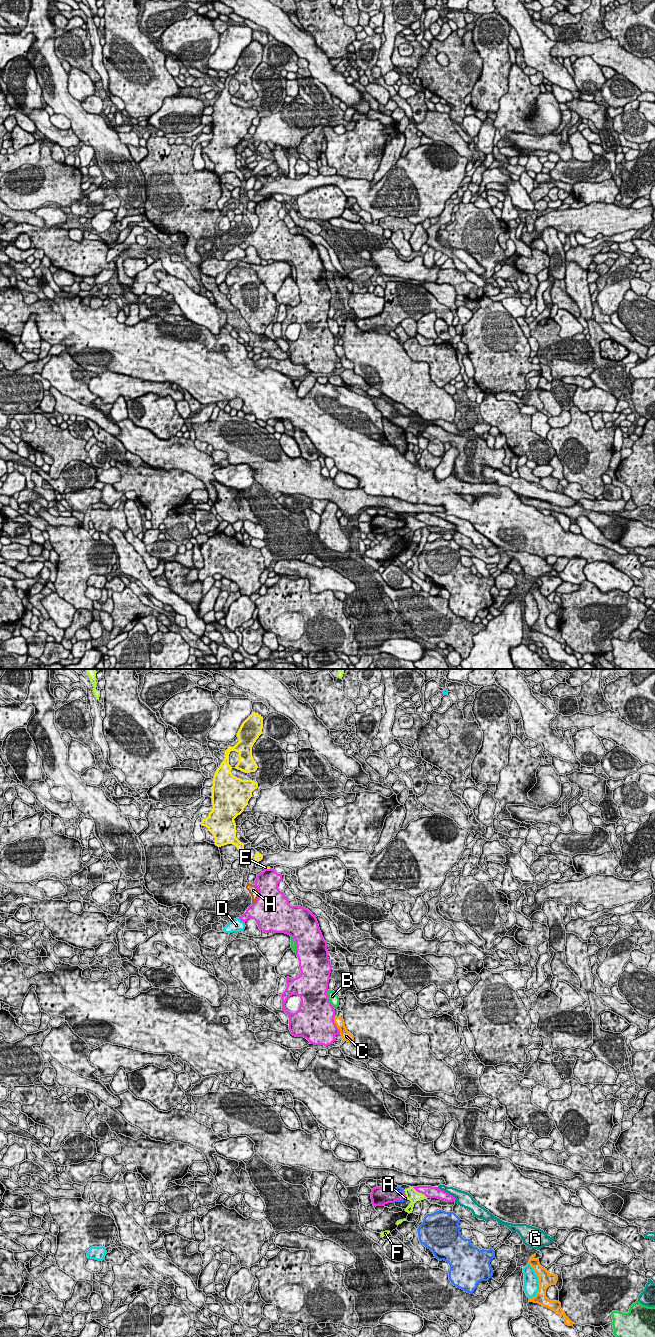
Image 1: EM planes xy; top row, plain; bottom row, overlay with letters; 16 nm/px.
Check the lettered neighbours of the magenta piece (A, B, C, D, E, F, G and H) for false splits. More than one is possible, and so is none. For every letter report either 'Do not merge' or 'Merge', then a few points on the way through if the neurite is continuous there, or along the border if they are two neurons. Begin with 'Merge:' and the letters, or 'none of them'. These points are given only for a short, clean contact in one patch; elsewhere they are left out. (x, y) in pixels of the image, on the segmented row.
Merge: none of them
A: Do not merge
B: Do not merge
C: Do not merge
D: Do not merge
E: Do not merge. Boundary: xy (270, 868), (265, 869)
F: Do not merge
G: Do not merge
H: Do not merge

